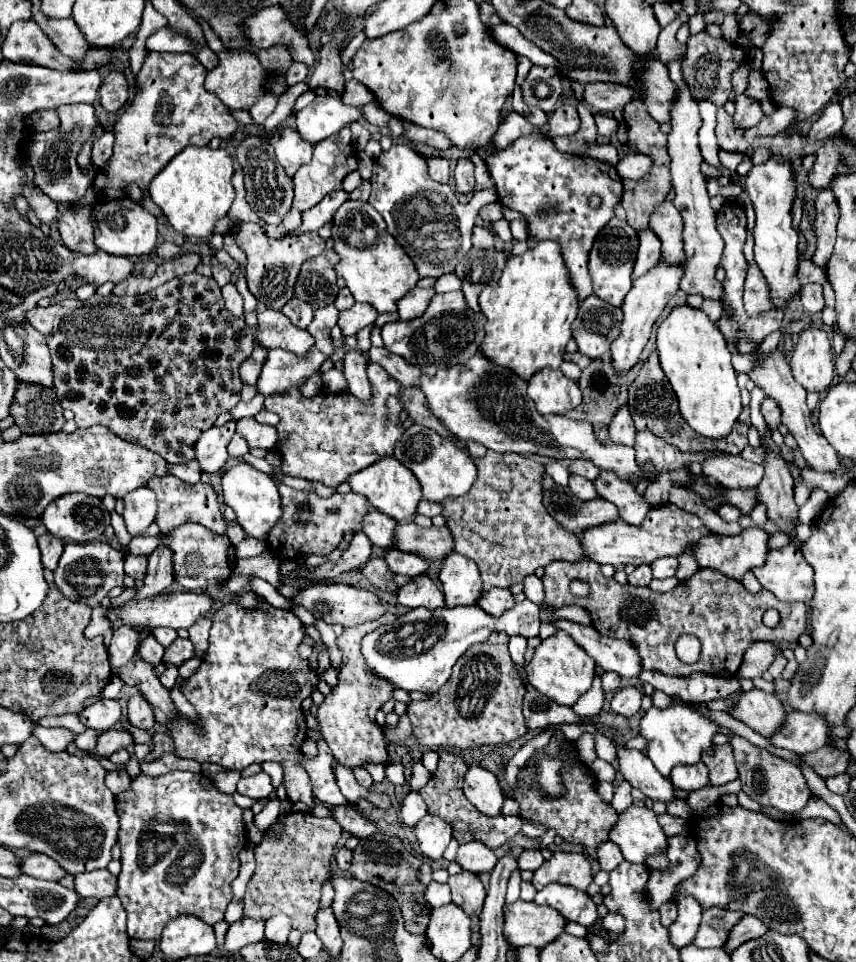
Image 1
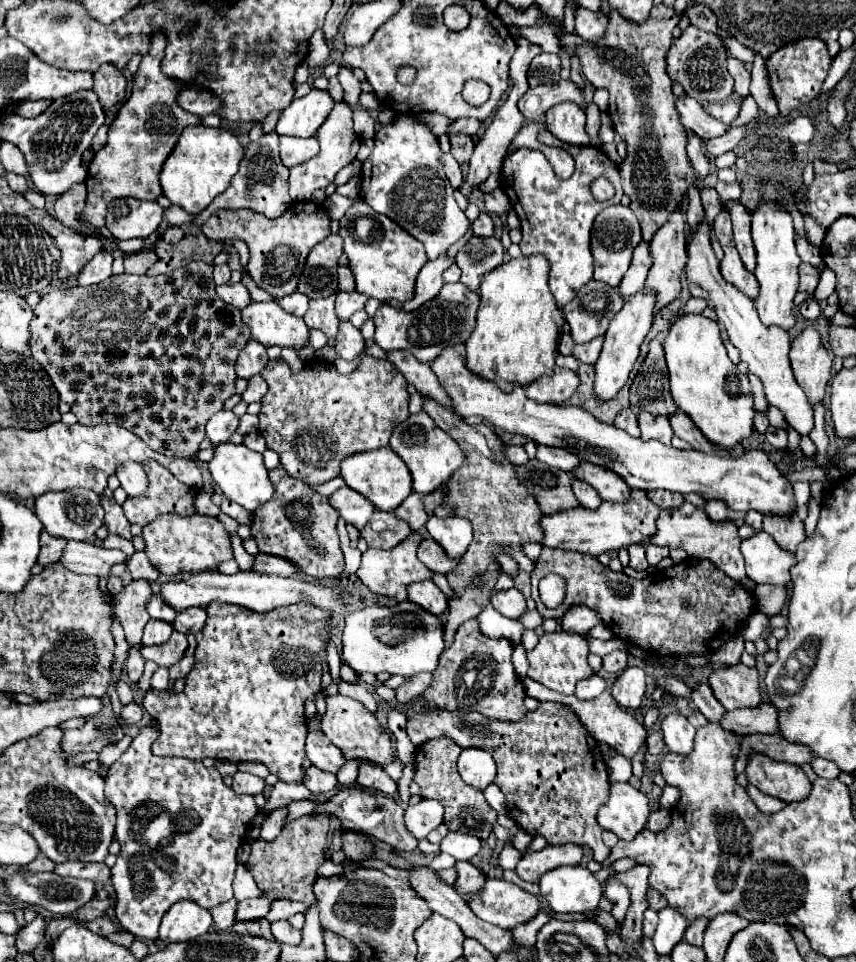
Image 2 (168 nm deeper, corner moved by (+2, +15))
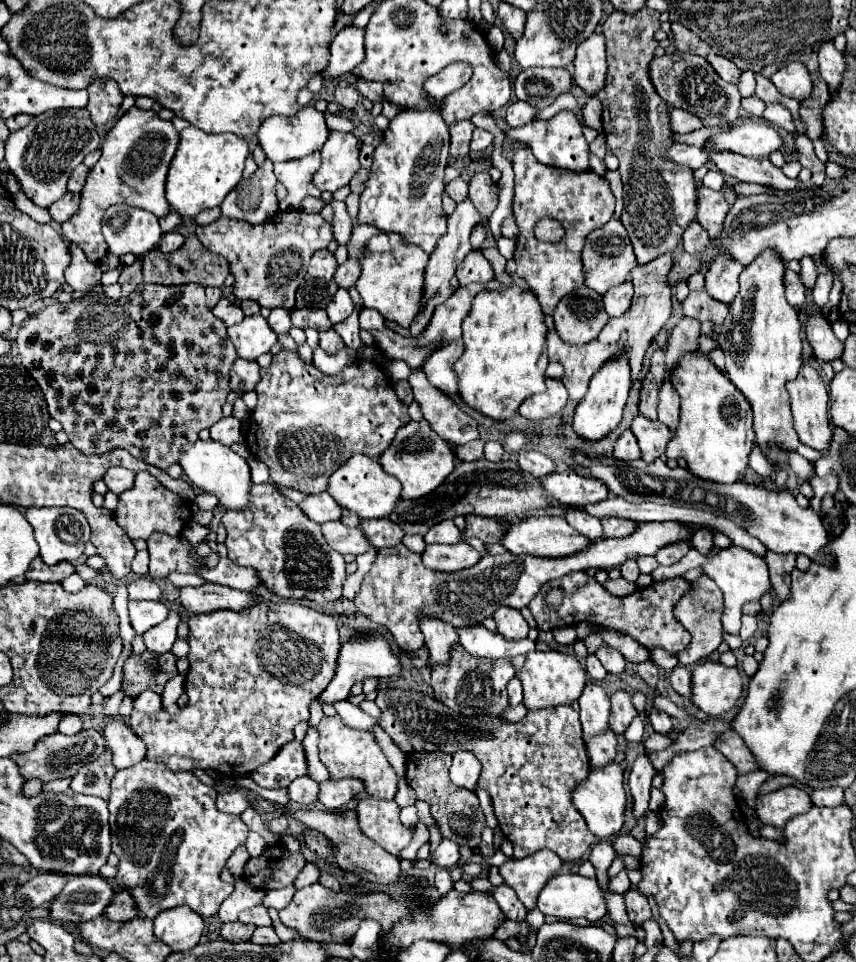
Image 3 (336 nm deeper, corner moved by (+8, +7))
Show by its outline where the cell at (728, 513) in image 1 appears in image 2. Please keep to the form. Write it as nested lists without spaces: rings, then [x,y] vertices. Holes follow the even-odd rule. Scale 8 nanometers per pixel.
[[[710,500],[710,502],[706,502],[704,512],[708,514],[708,518],[712,522],[724,522],[726,514],[728,514],[728,508],[726,508],[726,504],[718,504],[718,500]]]

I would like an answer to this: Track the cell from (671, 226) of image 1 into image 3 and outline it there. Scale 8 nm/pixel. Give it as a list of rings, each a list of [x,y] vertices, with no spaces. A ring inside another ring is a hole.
[[[666,254],[666,256],[658,256],[656,260],[652,260],[648,264],[638,264],[630,274],[630,278],[634,282],[634,298],[632,298],[630,310],[626,310],[620,318],[610,318],[608,324],[598,334],[598,338],[588,342],[586,346],[570,346],[570,344],[562,342],[556,332],[548,332],[548,356],[550,356],[550,360],[560,362],[564,366],[566,372],[562,376],[562,382],[572,400],[580,400],[586,394],[586,386],[588,386],[592,374],[598,372],[600,366],[608,358],[612,358],[618,350],[628,350],[632,380],[638,376],[644,354],[646,354],[652,338],[666,324],[666,320],[670,318],[670,312],[672,312],[672,300],[670,300],[672,292],[670,292],[670,284],[668,284],[668,272],[672,270],[672,262],[674,262],[674,256]]]

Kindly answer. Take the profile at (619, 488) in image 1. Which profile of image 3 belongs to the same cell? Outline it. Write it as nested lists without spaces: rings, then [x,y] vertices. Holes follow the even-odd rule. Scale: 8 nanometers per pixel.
[[[574,468],[564,472],[552,472],[542,480],[542,488],[546,496],[560,504],[570,506],[586,506],[602,502],[610,496],[606,484],[596,478],[582,476]]]

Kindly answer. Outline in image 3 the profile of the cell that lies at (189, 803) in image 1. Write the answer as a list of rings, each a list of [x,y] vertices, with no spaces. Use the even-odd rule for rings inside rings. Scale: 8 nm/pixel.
[[[142,760],[140,764],[132,766],[132,768],[124,768],[124,770],[118,770],[112,778],[112,794],[110,794],[110,800],[108,800],[108,810],[110,810],[110,830],[112,830],[112,852],[120,858],[120,864],[118,864],[118,874],[116,874],[116,888],[118,890],[126,890],[126,892],[132,892],[132,898],[136,900],[136,908],[140,908],[140,916],[142,920],[154,920],[162,910],[166,908],[176,908],[176,906],[190,906],[194,912],[198,912],[200,916],[208,918],[208,916],[214,916],[220,908],[220,904],[232,894],[234,886],[232,884],[226,884],[220,874],[228,862],[228,858],[232,856],[234,848],[242,842],[246,842],[248,838],[248,826],[242,822],[240,816],[232,816],[232,814],[224,814],[216,808],[216,790],[202,784],[194,772],[172,772],[170,768],[166,768],[164,764],[160,762],[150,762],[150,760]]]

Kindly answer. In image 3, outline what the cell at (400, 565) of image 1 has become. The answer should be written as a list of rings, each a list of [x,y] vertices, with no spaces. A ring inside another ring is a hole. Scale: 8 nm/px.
[[[466,542],[452,546],[426,546],[422,562],[426,568],[436,572],[456,572],[472,568],[480,560],[480,554]]]

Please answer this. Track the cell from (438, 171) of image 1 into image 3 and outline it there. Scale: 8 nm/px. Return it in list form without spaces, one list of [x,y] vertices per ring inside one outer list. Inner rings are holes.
[[[456,178],[452,180],[450,184],[446,184],[446,194],[454,200],[454,202],[460,202],[468,196],[468,182],[462,180],[462,178]]]

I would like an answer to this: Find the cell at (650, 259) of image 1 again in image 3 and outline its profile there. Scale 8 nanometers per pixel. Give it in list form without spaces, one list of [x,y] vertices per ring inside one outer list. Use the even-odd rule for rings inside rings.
[[[626,280],[622,286],[612,288],[604,294],[604,304],[608,316],[622,316],[632,302],[632,282]]]

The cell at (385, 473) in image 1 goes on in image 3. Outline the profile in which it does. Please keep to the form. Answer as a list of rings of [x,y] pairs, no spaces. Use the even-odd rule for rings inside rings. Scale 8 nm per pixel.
[[[356,454],[330,476],[328,492],[342,508],[356,512],[360,518],[388,518],[400,500],[400,482],[392,480],[392,476],[380,468],[378,460]]]

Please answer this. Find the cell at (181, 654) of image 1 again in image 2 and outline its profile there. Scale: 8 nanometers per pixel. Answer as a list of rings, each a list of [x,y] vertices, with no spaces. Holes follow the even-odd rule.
[[[174,632],[174,636],[170,636],[168,644],[160,644],[160,646],[144,646],[142,648],[142,658],[144,660],[152,660],[156,662],[158,666],[164,666],[164,668],[170,668],[172,664],[176,664],[184,652],[188,648],[188,640],[184,634],[180,632]]]

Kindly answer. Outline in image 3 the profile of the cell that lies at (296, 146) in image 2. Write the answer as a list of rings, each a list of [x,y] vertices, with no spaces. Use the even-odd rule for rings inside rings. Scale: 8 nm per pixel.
[[[312,152],[298,160],[286,160],[280,164],[274,164],[276,178],[286,186],[288,196],[280,202],[282,210],[298,210],[300,202],[306,194],[320,196],[320,192],[310,184],[312,174],[320,166],[320,152]]]

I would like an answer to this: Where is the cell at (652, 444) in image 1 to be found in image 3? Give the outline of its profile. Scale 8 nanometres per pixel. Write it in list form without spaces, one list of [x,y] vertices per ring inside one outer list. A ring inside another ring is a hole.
[[[636,416],[630,428],[640,444],[642,460],[654,462],[666,452],[666,444],[670,442],[672,432],[664,424],[660,424],[658,420],[648,420],[644,416]]]

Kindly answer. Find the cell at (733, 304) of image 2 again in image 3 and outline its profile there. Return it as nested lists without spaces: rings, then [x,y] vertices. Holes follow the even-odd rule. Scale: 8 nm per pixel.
[[[706,288],[700,292],[690,292],[688,298],[682,302],[684,316],[696,318],[696,320],[712,320],[714,324],[724,324],[728,318],[728,308],[730,304],[720,304],[708,296]]]

